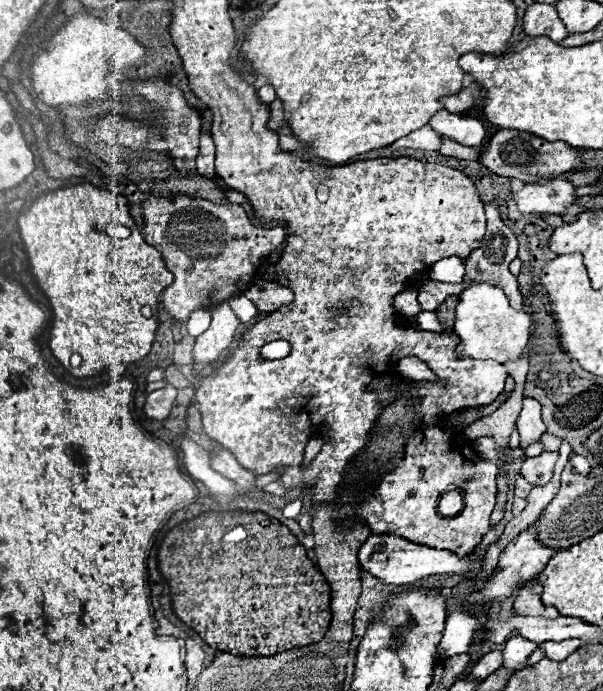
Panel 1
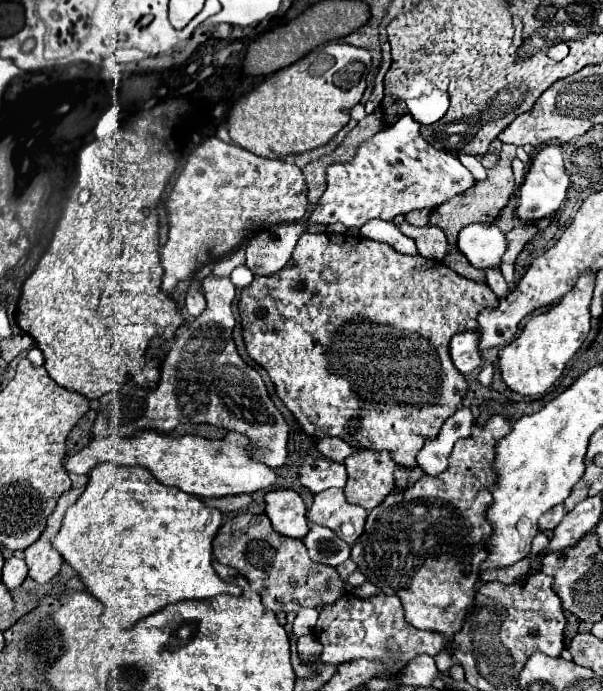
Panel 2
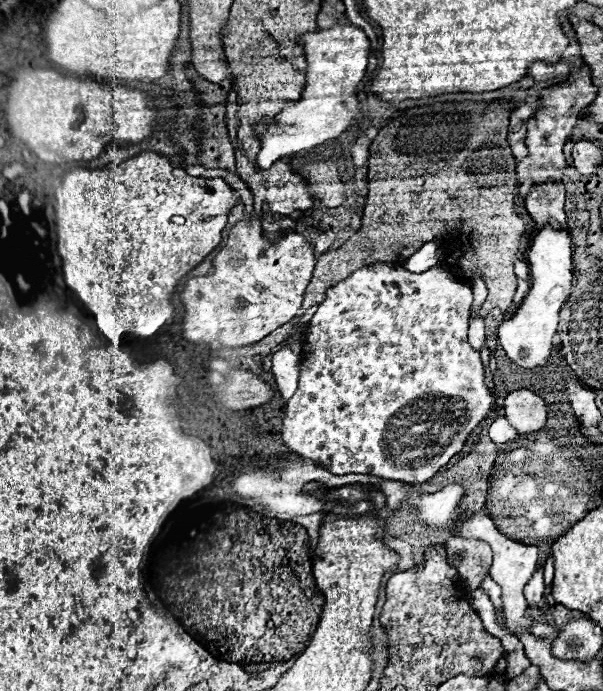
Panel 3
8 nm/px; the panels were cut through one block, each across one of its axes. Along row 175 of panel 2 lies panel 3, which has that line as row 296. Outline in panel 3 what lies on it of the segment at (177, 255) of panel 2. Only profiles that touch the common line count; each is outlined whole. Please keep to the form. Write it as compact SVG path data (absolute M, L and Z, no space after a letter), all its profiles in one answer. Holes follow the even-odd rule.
M244 214L244 220L230 228L226 246L214 256L210 274L188 280L186 288L180 292L180 300L186 308L182 336L194 344L218 344L224 348L248 346L260 342L264 336L268 336L278 326L286 324L298 314L304 290L312 278L314 264L316 264L314 248L306 236L298 232L286 232L280 236L280 240L272 244L262 234L260 218L258 216L248 218Z

